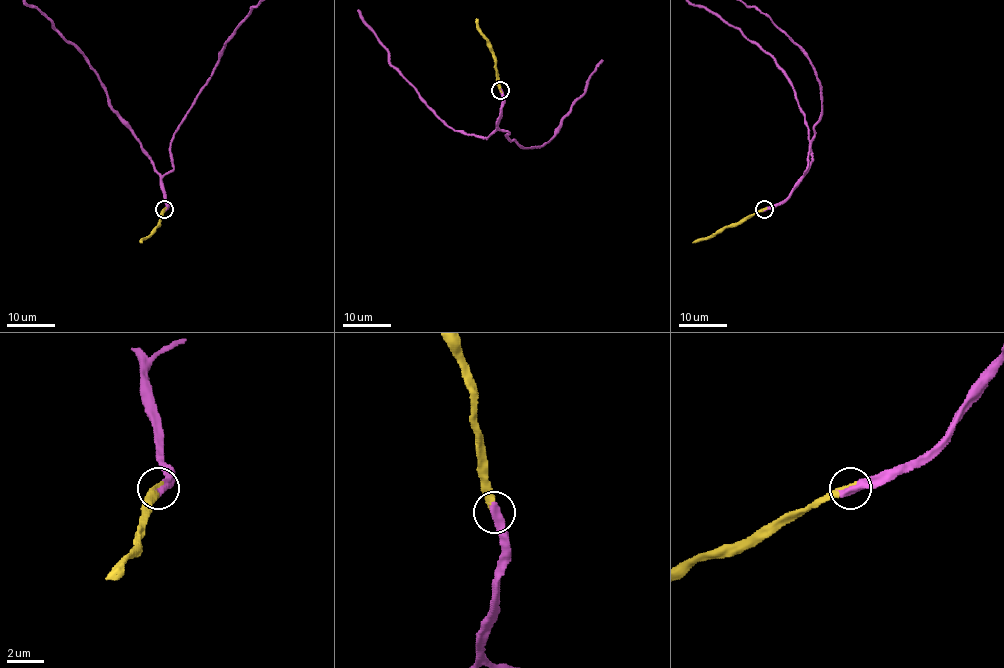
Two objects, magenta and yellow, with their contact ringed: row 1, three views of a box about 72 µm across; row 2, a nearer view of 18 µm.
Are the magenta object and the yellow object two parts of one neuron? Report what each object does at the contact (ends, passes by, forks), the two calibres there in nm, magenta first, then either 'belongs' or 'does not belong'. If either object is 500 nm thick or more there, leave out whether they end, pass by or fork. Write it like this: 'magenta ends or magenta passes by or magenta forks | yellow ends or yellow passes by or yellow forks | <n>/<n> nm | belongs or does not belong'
magenta ends | yellow ends | 480/300 nm | belongs

